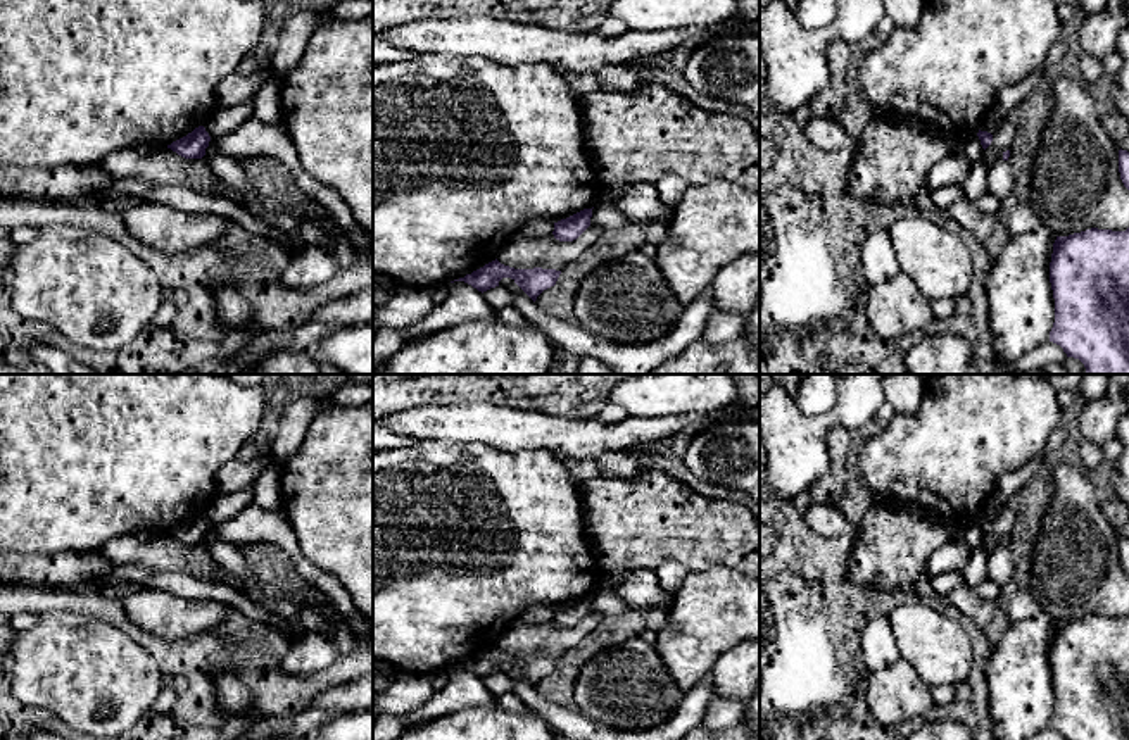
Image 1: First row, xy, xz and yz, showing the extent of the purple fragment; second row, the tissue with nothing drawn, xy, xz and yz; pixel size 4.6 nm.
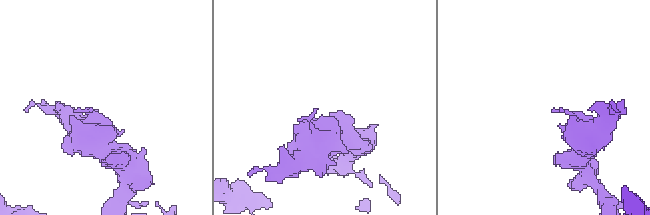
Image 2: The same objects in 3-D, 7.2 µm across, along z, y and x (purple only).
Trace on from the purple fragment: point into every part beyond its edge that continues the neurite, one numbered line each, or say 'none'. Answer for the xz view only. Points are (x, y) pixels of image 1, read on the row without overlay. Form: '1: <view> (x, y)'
none

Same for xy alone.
none

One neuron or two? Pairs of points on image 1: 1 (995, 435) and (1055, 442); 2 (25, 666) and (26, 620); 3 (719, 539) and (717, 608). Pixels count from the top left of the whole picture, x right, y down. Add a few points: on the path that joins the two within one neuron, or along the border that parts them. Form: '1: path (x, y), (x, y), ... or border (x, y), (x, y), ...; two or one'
1: border (1059, 420), (1045, 445), (1017, 468); two
2: border (40, 614), (33, 625), (18, 632); two
3: border (689, 570), (724, 564), (741, 573); two

